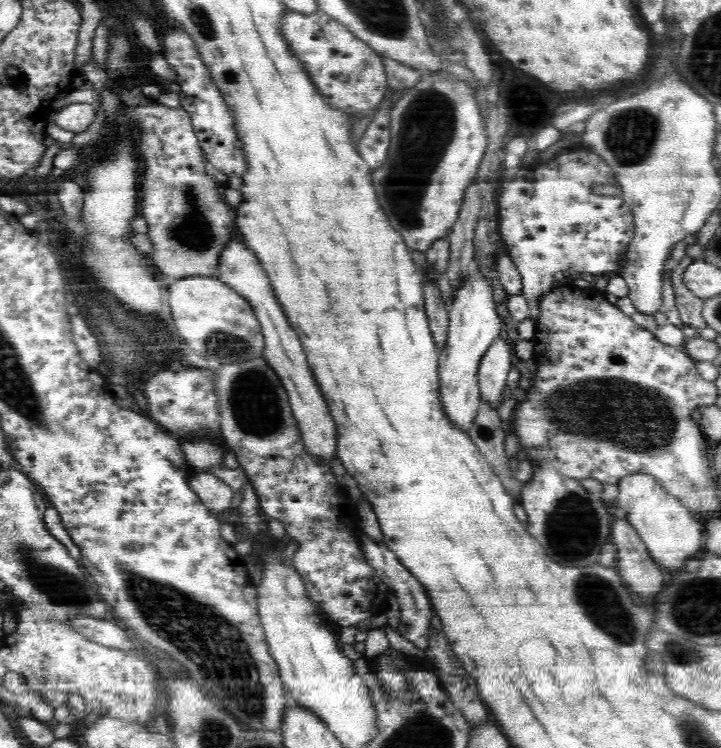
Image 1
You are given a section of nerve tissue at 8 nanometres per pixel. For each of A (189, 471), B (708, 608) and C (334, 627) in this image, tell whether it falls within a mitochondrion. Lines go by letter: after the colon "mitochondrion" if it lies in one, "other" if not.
A: other
B: mitochondrion
C: other

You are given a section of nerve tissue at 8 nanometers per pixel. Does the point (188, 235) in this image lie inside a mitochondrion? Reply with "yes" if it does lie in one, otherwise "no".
yes

